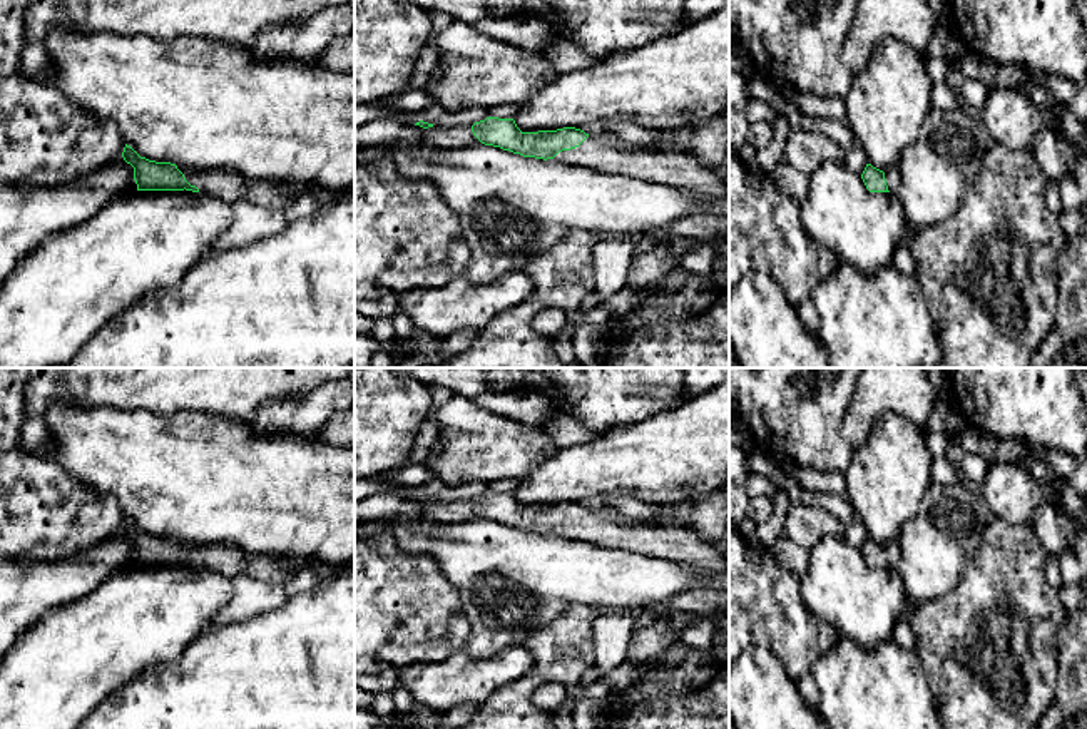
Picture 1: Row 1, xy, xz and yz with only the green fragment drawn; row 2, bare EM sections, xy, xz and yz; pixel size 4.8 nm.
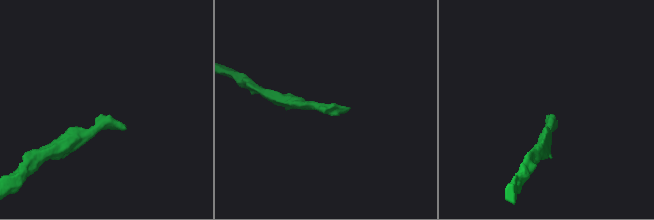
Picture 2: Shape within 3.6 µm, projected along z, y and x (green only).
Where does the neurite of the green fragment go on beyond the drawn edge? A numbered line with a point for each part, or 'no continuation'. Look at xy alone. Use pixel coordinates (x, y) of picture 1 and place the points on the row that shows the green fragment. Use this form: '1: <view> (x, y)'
1: xy (231, 186)

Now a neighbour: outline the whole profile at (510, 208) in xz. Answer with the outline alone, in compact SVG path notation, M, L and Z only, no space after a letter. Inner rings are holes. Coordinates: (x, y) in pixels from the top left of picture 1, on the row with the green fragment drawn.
M482 142L443 149L433 157L411 157L400 150L395 161L401 174L433 184L458 216L472 251L463 276L475 284L490 284L503 273L520 269L570 232L585 231L604 237L661 234L674 221L706 212L709 202L684 187L599 172L555 157L523 157Z

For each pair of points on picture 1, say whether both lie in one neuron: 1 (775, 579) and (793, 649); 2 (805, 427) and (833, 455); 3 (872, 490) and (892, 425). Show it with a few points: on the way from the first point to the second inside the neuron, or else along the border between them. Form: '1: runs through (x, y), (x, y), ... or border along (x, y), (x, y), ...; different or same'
1: runs through (775, 596), (775, 614), (790, 632); same
2: runs through (811, 433), (826, 448); same
3: runs through (888, 474), (892, 470), (892, 442); same

